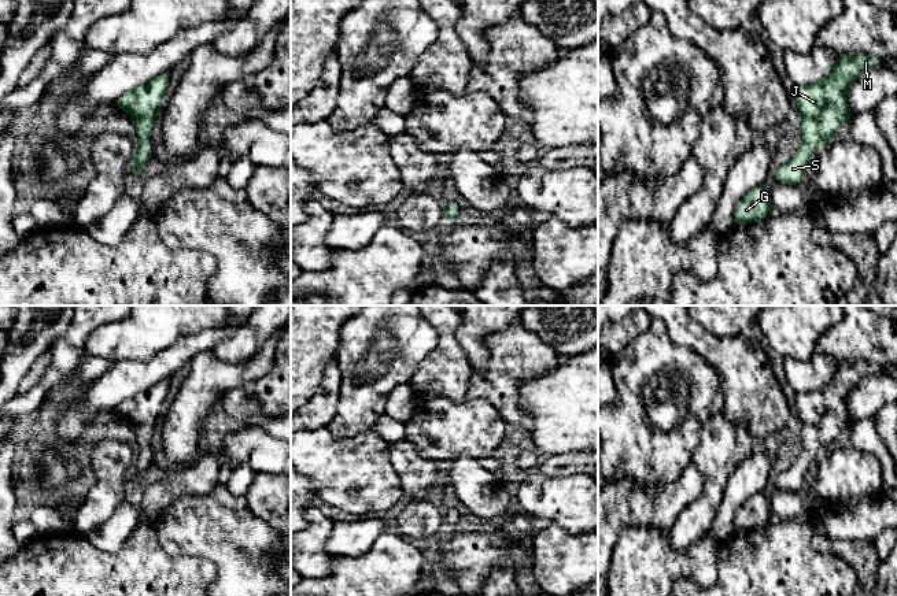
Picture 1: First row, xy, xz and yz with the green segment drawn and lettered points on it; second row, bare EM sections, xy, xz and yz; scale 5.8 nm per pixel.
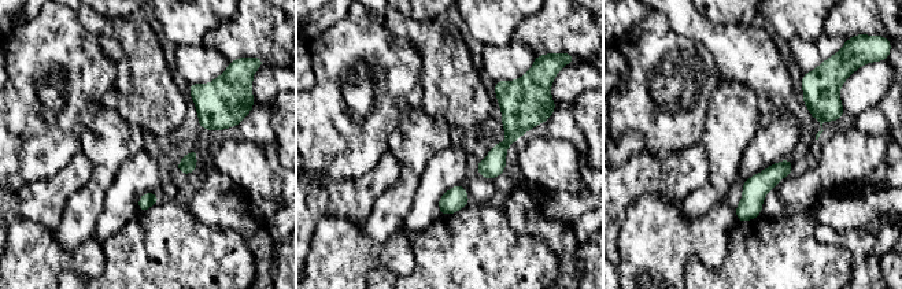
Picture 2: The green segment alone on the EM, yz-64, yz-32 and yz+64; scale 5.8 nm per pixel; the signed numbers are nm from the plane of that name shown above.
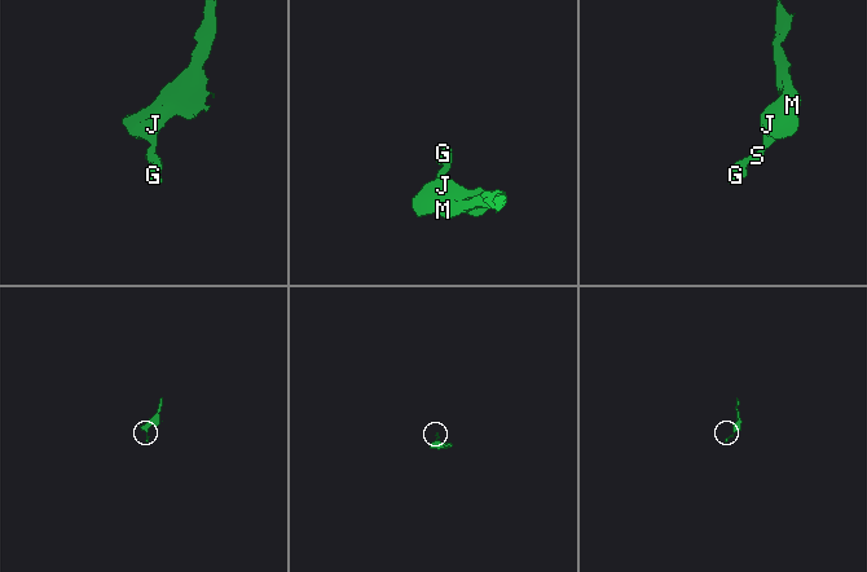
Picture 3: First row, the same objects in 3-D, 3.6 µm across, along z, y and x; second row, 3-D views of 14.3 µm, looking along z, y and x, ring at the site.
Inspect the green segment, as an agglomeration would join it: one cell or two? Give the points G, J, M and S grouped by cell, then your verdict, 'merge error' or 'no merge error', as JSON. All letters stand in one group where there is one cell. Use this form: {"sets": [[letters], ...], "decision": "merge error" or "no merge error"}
{"sets": [["G", "J", "M", "S"]], "decision": "no merge error"}

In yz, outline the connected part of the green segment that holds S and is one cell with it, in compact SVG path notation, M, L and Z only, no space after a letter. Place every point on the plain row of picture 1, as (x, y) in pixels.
M865 360L838 363L833 378L815 392L796 393L796 407L802 425L802 451L797 462L785 473L778 473L774 485L778 491L800 492L812 460L831 448L844 429L853 423L848 412L848 396L857 384L883 371Z

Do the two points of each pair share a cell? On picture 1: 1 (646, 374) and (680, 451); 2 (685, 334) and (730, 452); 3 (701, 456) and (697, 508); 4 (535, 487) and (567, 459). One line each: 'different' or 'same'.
1: same
2: different
3: same
4: different

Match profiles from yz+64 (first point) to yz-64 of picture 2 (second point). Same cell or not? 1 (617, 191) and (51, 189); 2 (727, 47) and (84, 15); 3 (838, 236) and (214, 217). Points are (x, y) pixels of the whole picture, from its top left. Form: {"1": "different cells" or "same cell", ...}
{"1": "same cell", "2": "same cell", "3": "same cell"}

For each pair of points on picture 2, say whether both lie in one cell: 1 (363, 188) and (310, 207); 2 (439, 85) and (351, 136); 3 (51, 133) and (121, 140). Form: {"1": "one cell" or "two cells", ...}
{"1": "one cell", "2": "two cells", "3": "two cells"}

